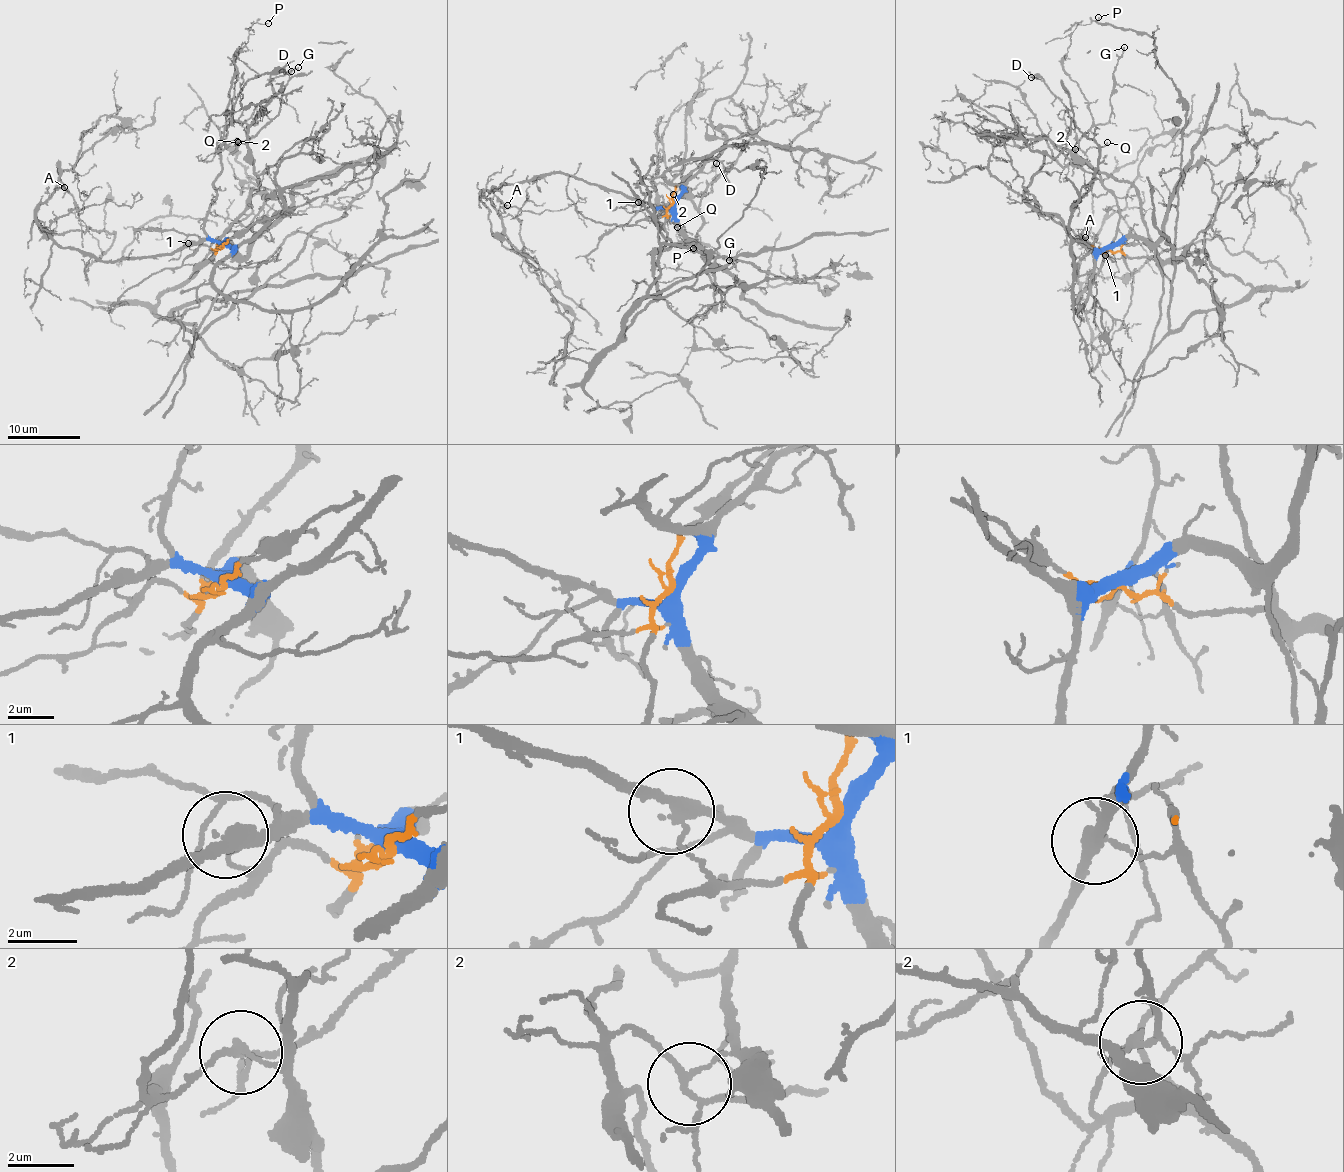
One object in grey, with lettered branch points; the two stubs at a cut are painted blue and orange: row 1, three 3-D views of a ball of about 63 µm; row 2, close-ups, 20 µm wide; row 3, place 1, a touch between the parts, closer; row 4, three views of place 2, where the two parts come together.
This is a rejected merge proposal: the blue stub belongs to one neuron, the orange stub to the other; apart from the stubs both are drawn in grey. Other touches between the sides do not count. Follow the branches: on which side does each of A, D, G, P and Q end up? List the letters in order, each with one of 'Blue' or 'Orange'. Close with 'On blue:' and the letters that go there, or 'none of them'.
A: Blue
D: Blue
G: Blue
P: Blue
Q: Blue
On blue: A, D, G, P, Q

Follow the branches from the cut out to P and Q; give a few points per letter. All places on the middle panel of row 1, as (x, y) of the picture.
P: (673, 203), (654, 215), (655, 225), (663, 196), (666, 221), (664, 205), (678, 238), (694, 248)
Q: (673, 203), (654, 215), (655, 225), (661, 223), (655, 187), (661, 182), (676, 199), (677, 227)

